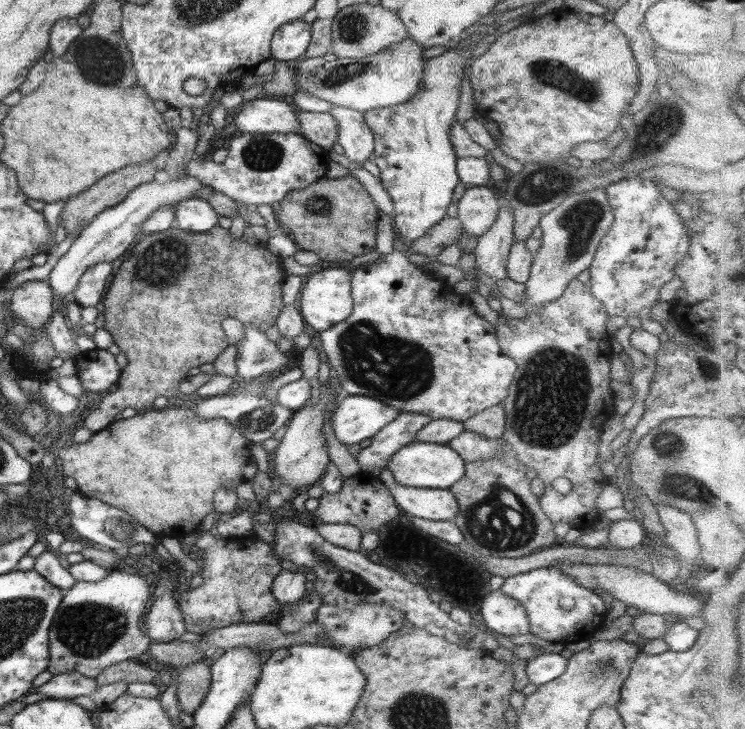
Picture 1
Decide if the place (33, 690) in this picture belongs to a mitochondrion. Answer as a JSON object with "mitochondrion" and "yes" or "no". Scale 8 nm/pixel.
{"mitochondrion":"no"}

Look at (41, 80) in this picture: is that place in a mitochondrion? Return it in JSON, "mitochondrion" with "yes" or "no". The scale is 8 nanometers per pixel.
{"mitochondrion":"no"}

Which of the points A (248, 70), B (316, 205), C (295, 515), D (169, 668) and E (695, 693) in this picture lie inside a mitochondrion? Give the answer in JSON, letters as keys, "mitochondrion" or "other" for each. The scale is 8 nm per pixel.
{"A":"other","B":"mitochondrion","C":"other","D":"other","E":"mitochondrion"}

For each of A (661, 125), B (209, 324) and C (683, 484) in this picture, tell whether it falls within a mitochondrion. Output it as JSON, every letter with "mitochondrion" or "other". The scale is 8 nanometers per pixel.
{"A":"mitochondrion","B":"other","C":"mitochondrion"}

